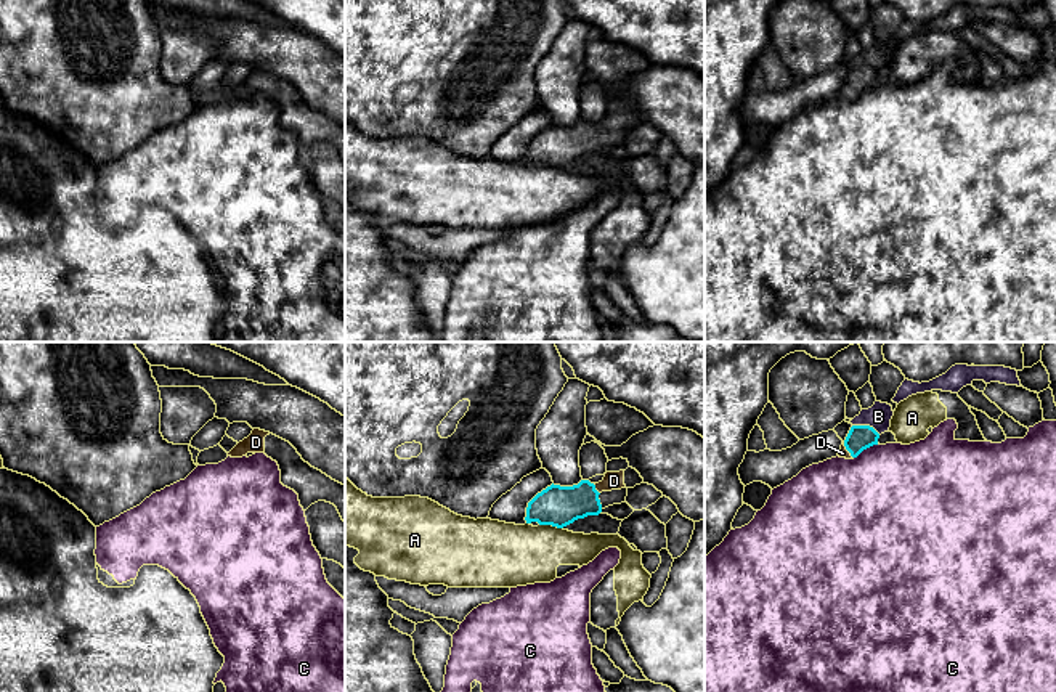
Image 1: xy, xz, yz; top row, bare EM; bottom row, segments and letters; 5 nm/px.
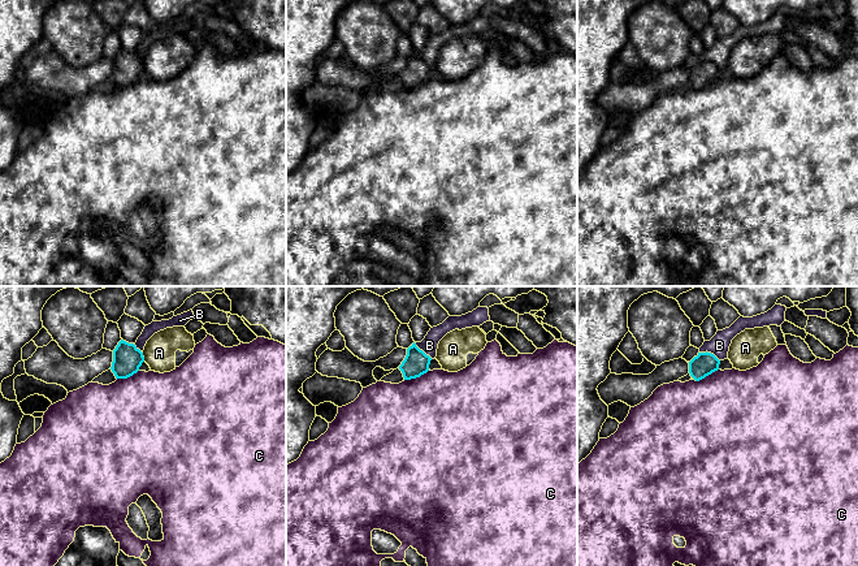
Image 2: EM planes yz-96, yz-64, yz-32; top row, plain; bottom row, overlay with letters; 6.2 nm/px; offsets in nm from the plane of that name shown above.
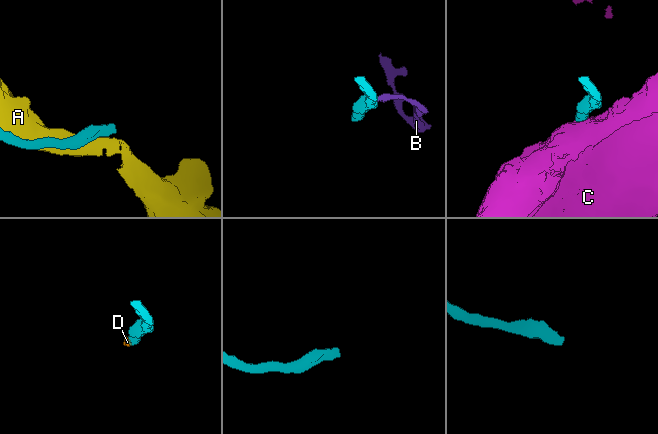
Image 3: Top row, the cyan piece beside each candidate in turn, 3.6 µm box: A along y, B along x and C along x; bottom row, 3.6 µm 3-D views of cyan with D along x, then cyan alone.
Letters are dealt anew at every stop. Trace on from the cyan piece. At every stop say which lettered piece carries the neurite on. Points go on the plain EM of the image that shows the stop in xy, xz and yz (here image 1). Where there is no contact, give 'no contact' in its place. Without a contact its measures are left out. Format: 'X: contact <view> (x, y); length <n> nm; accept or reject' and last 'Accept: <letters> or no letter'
A: contact xz (551, 164); length 120 nm; reject
B: contact yz (867, 66); length 150 nm; reject
C: contact yz (865, 89); length 150 nm; reject
D: contact xz (594, 129); length 70 nm; accept
Accept: D

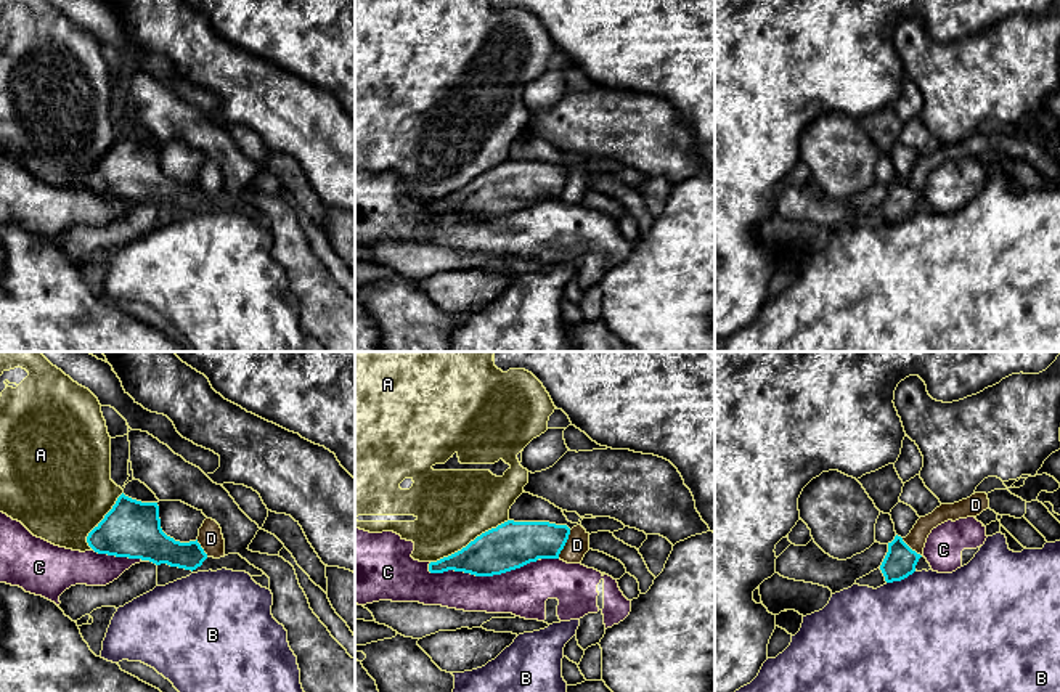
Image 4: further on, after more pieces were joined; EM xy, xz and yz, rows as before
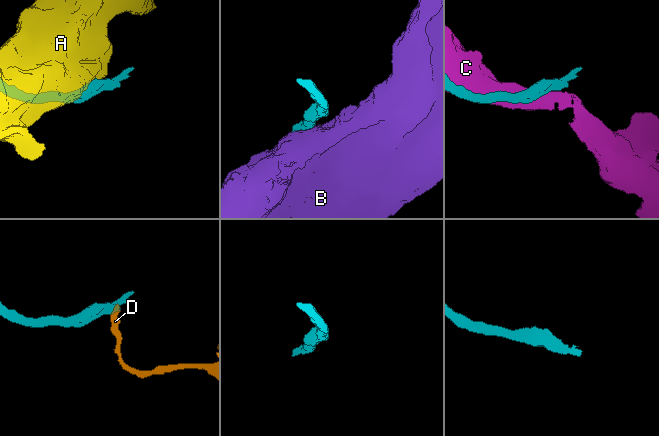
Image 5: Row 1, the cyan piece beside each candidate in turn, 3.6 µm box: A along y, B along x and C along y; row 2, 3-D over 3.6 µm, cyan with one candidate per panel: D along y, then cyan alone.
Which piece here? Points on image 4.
A: contact xz (471, 182); length 440 nm; reject
B: contact yz (901, 219); length 170 nm; reject
C: contact xz (482, 215); length 550 nm; reject
D: contact xz (564, 185); length 160 nm; reject
Accept: no letter

